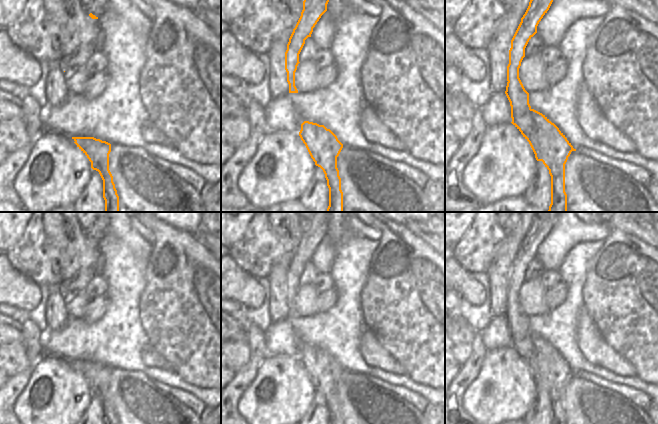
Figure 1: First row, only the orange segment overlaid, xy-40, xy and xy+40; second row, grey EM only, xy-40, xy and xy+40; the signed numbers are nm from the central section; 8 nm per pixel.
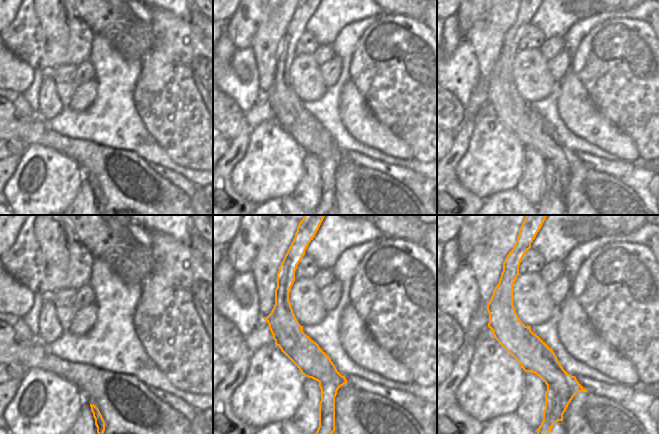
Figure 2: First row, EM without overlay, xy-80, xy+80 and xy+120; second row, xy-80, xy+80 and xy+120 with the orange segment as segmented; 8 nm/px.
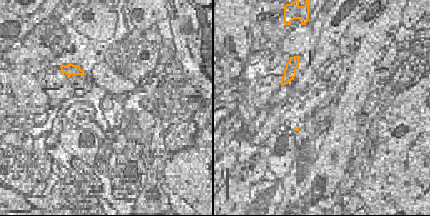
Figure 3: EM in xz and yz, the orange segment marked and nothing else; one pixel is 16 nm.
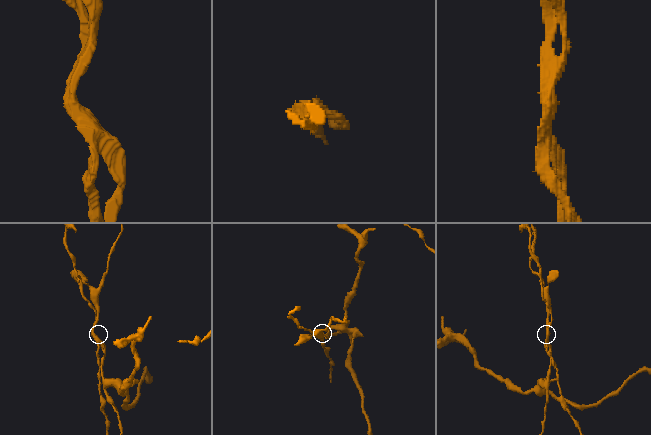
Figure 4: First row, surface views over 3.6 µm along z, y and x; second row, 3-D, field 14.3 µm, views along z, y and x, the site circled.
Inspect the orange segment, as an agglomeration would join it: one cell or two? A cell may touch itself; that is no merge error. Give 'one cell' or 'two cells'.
two cells

